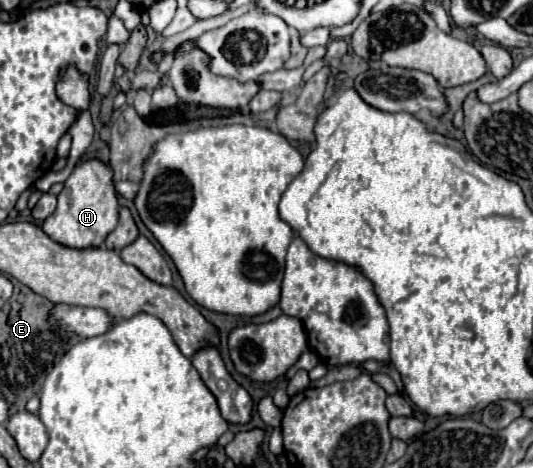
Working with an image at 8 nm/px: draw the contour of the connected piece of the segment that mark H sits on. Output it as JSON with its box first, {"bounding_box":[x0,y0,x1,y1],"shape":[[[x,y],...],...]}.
{"bounding_box":[42,159,118,249],"shape":[[[92,159],[74,167],[70,177],[64,181],[64,189],[58,195],[56,211],[44,219],[42,231],[60,245],[72,249],[100,247],[108,233],[114,231],[118,223],[118,199],[112,183],[112,171],[108,165]]]}

